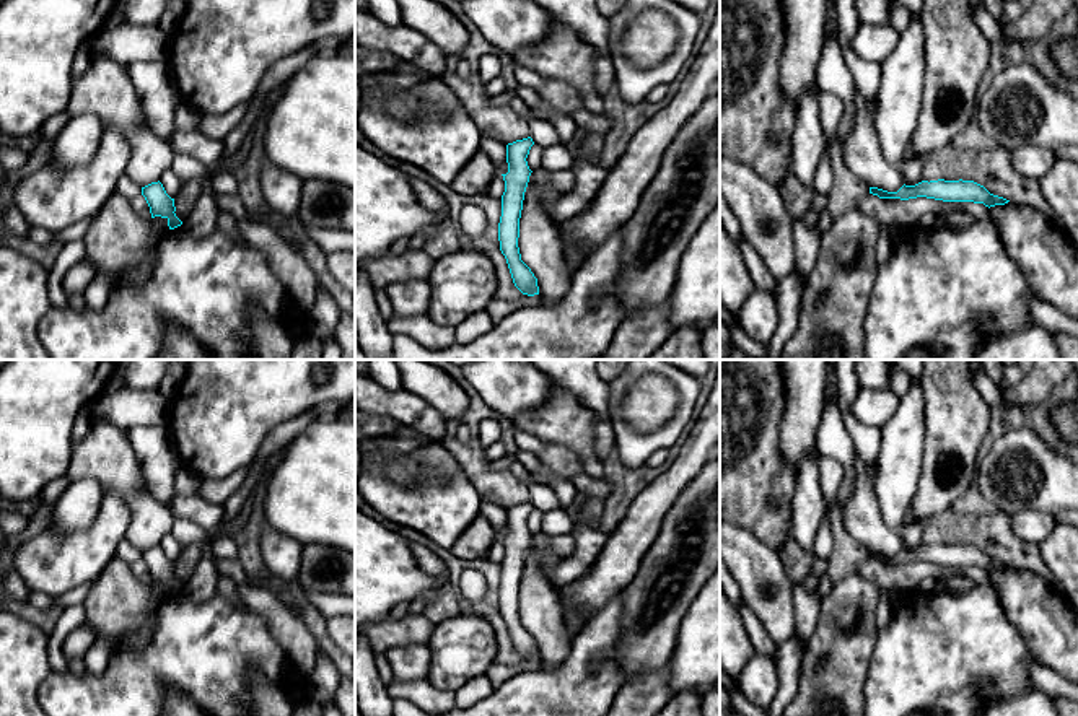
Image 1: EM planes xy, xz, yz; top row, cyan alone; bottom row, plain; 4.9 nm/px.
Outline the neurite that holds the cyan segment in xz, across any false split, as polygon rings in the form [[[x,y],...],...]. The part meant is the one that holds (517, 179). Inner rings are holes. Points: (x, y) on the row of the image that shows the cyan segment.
[[[531,137],[506,145],[508,172],[502,174],[505,192],[498,223],[500,251],[506,259],[515,286],[528,296],[539,295],[539,286],[531,268],[521,260],[518,238],[524,192],[532,172],[526,158],[532,145]]]

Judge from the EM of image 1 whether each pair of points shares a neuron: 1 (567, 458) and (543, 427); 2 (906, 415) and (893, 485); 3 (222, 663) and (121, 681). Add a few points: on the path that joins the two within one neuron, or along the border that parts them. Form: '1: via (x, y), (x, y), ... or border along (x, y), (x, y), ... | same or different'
1: border along (544, 441), (567, 445), (580, 458), (585, 469) | different
2: via (899, 433), (899, 467) | same
3: via (197, 663), (166, 663), (145, 676) | same

